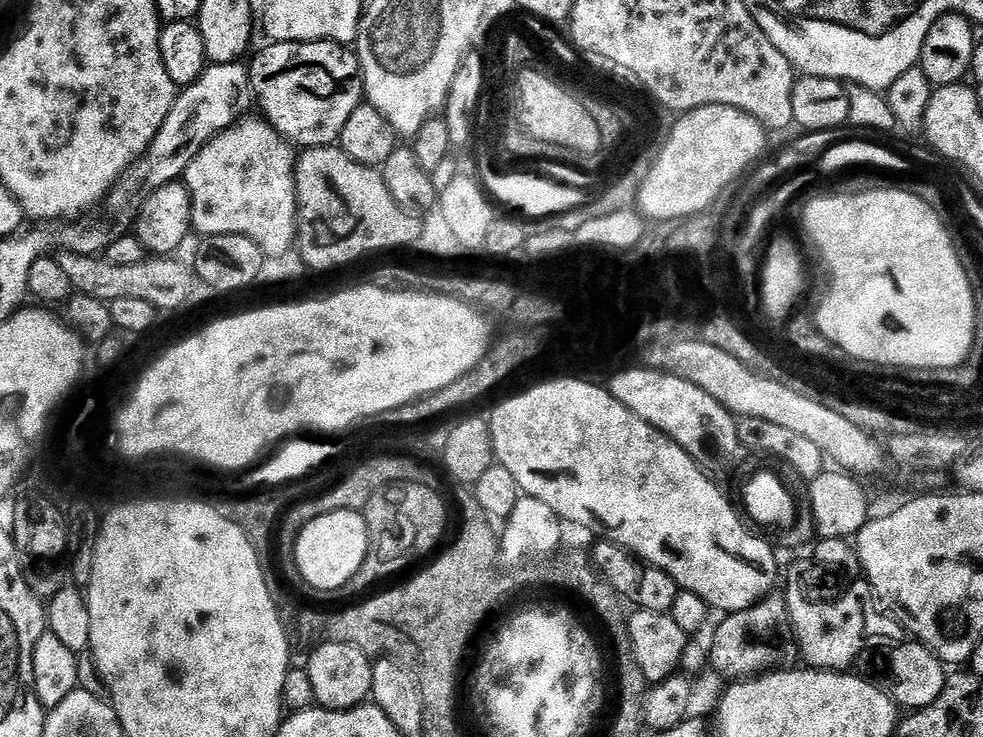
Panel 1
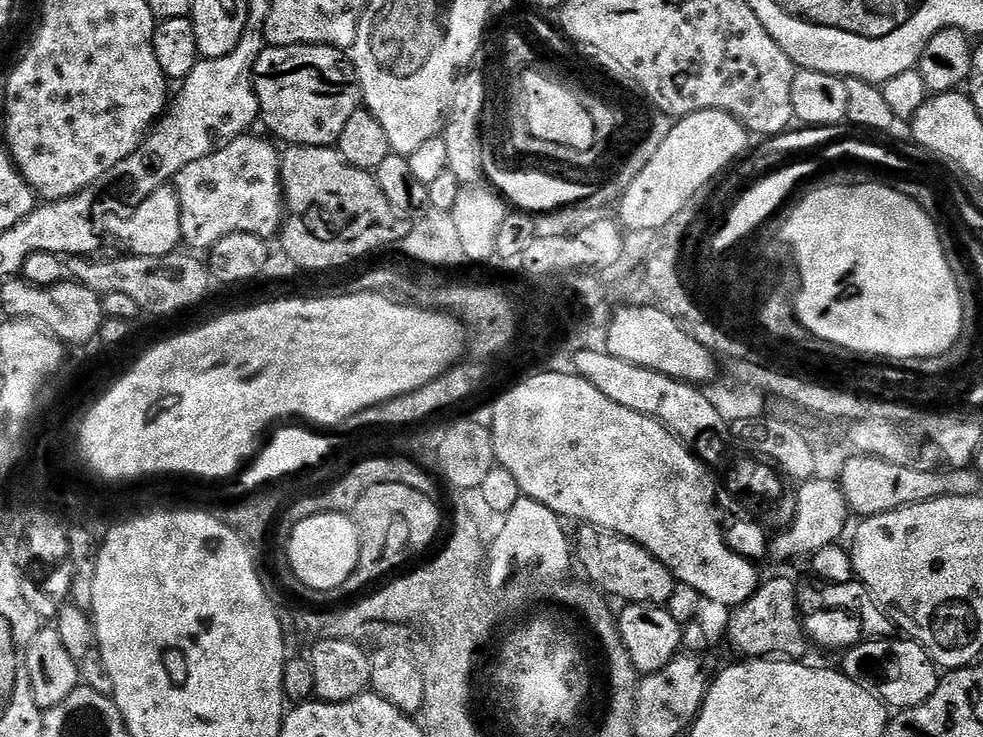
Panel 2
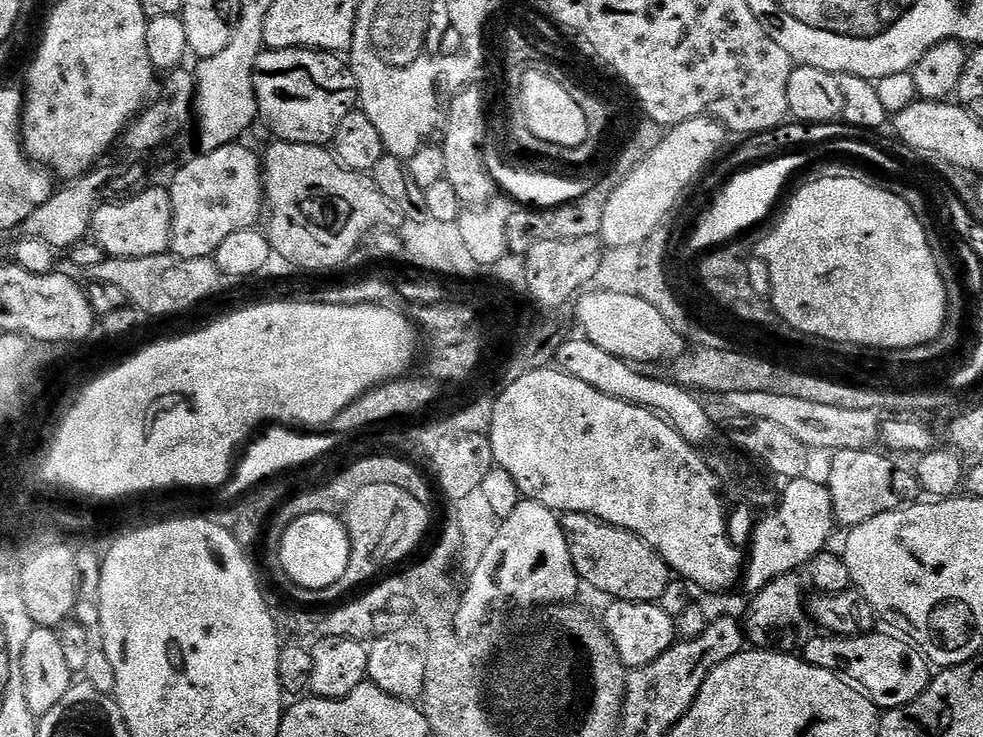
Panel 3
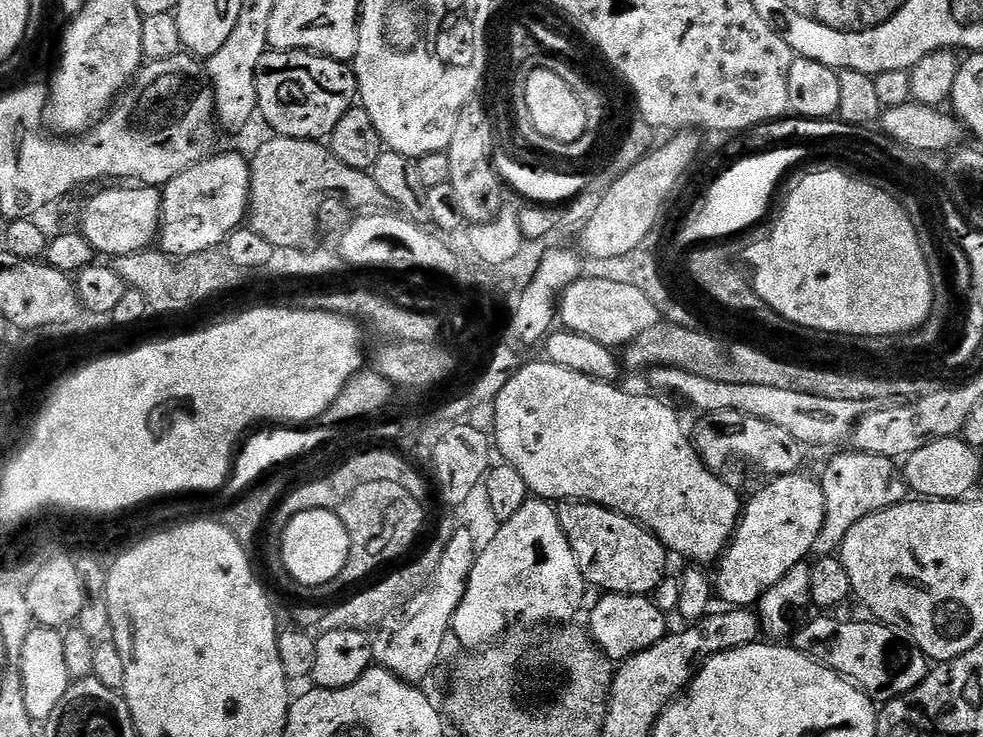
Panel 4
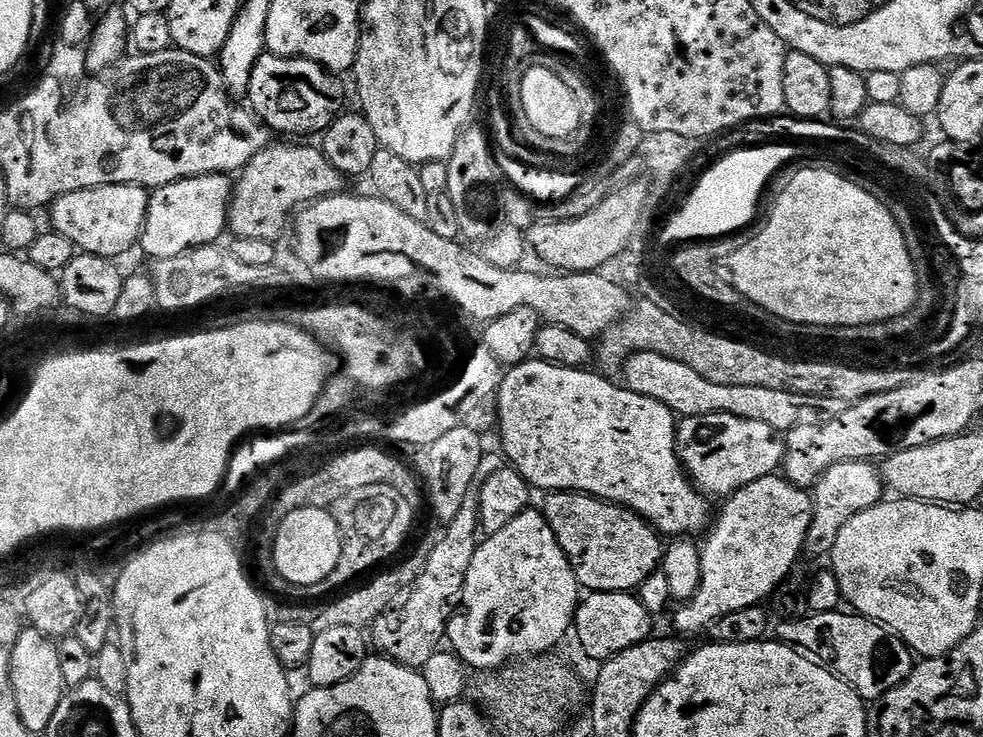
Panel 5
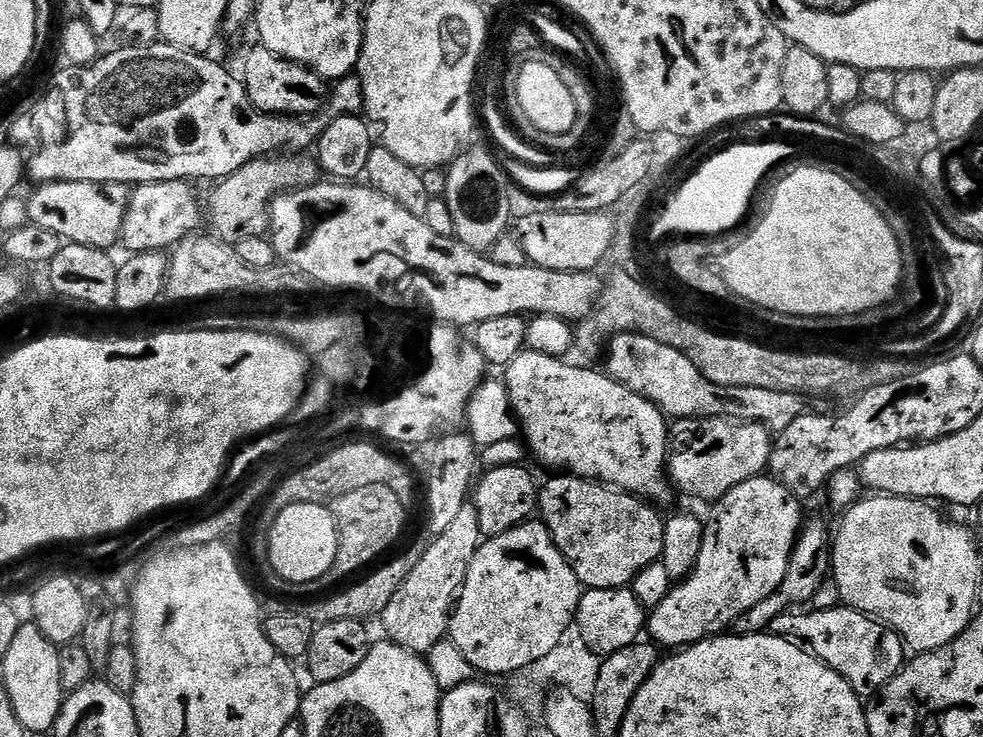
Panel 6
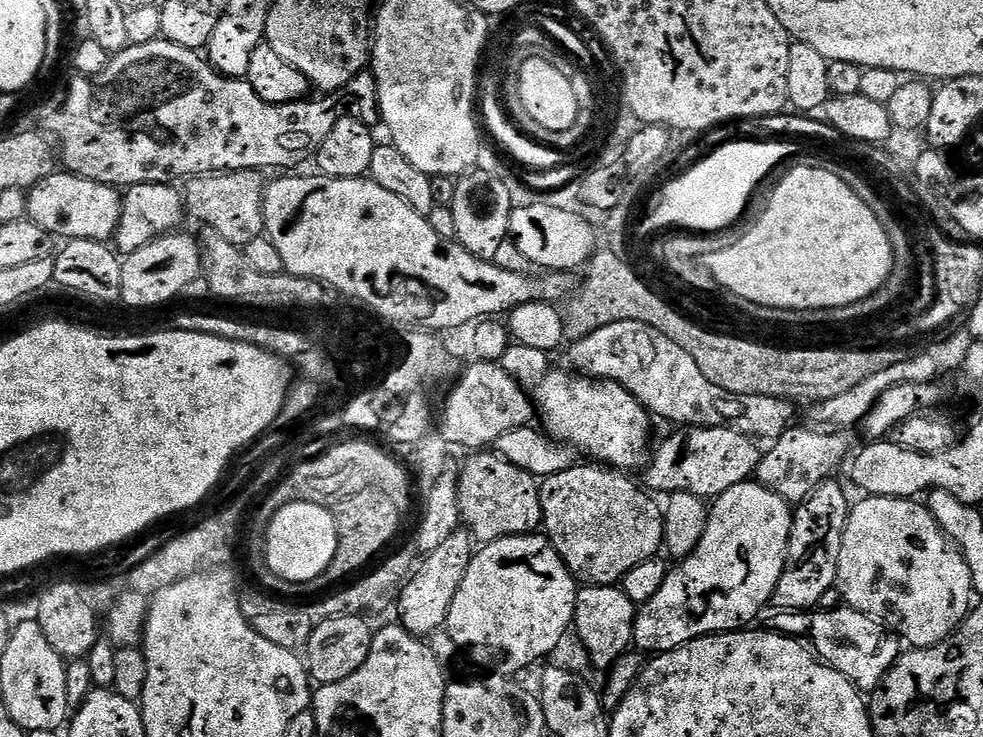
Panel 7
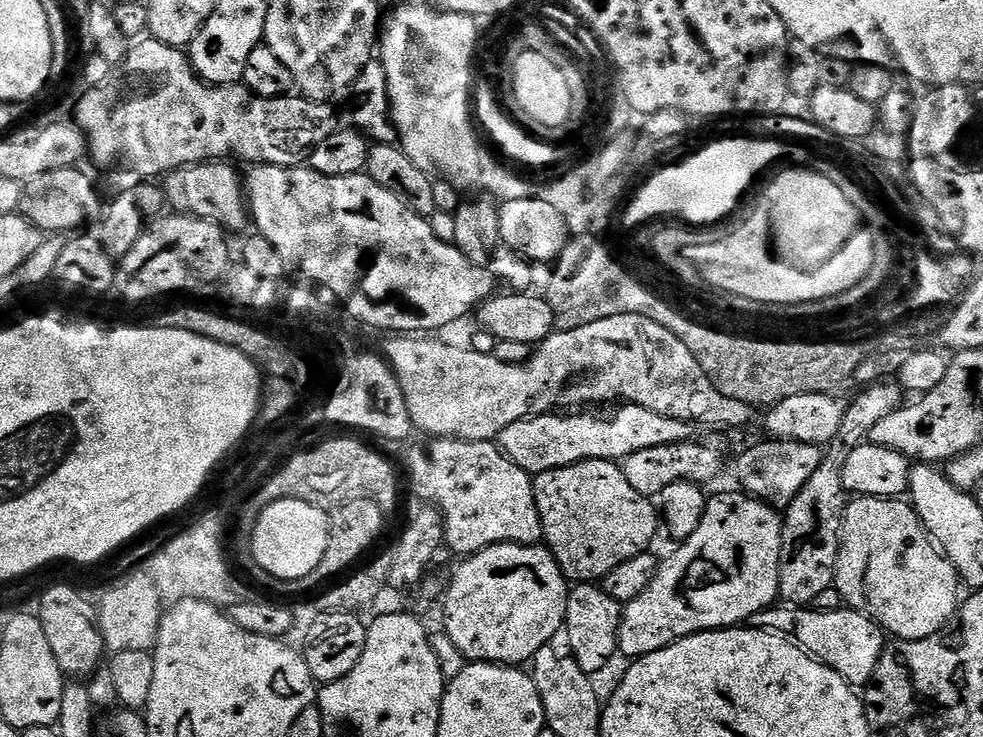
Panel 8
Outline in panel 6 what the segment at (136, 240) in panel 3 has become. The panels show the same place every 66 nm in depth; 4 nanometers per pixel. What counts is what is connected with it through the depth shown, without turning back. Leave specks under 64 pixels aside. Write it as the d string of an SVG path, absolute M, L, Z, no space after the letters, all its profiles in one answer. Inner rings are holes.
M62 180L59 184L40 186L35 190L33 196L27 197L28 219L35 227L46 228L69 244L108 250L111 244L121 243L130 211L129 185Z

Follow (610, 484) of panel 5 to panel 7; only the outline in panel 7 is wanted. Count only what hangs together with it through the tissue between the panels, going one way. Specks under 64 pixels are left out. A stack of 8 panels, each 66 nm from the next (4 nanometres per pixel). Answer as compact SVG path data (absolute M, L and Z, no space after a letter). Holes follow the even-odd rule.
M513 343L506 349L498 363L520 383L520 387L525 392L530 394L534 401L535 415L544 423L542 428L548 436L563 445L571 446L577 453L585 452L588 455L585 457L613 470L632 470L628 468L636 467L639 469L650 452L648 439L652 436L651 422L653 421L650 419L648 409L643 408L621 384L615 384L613 380L593 380L586 376L573 374L571 371L568 371L569 373L551 372L548 369L548 360L550 356L547 352L534 350L525 344Z

